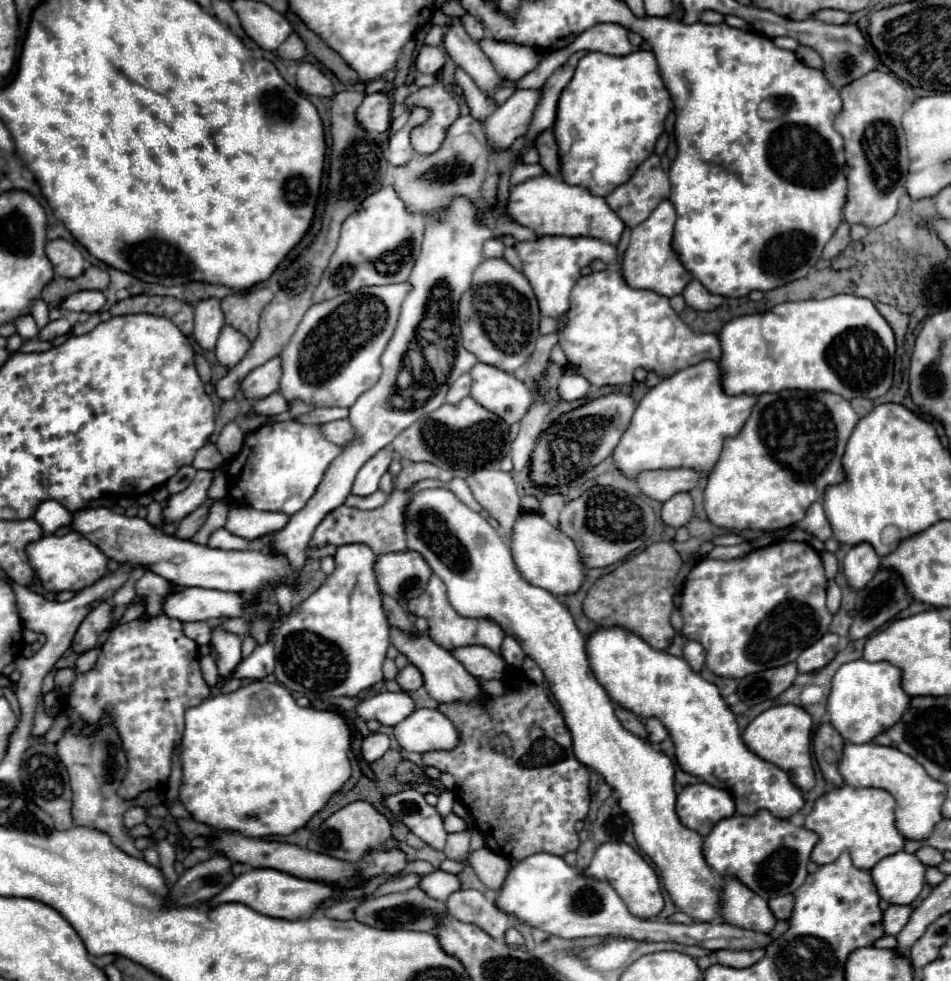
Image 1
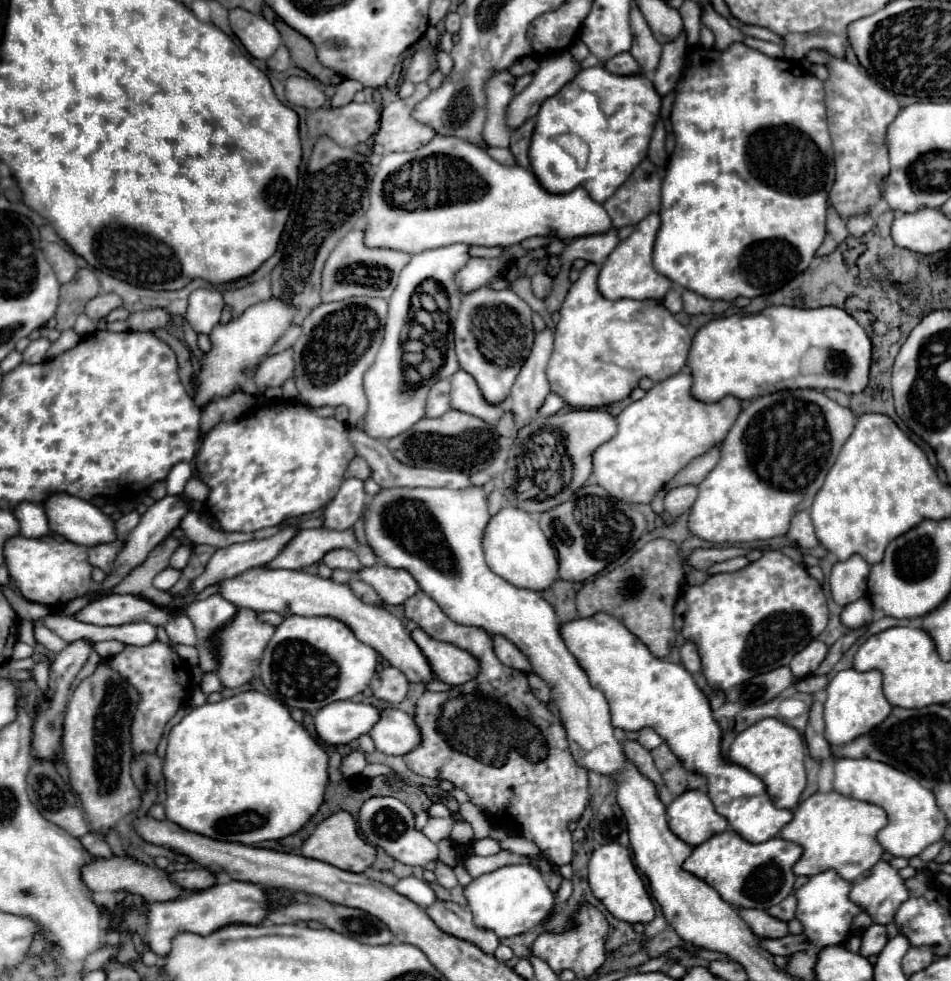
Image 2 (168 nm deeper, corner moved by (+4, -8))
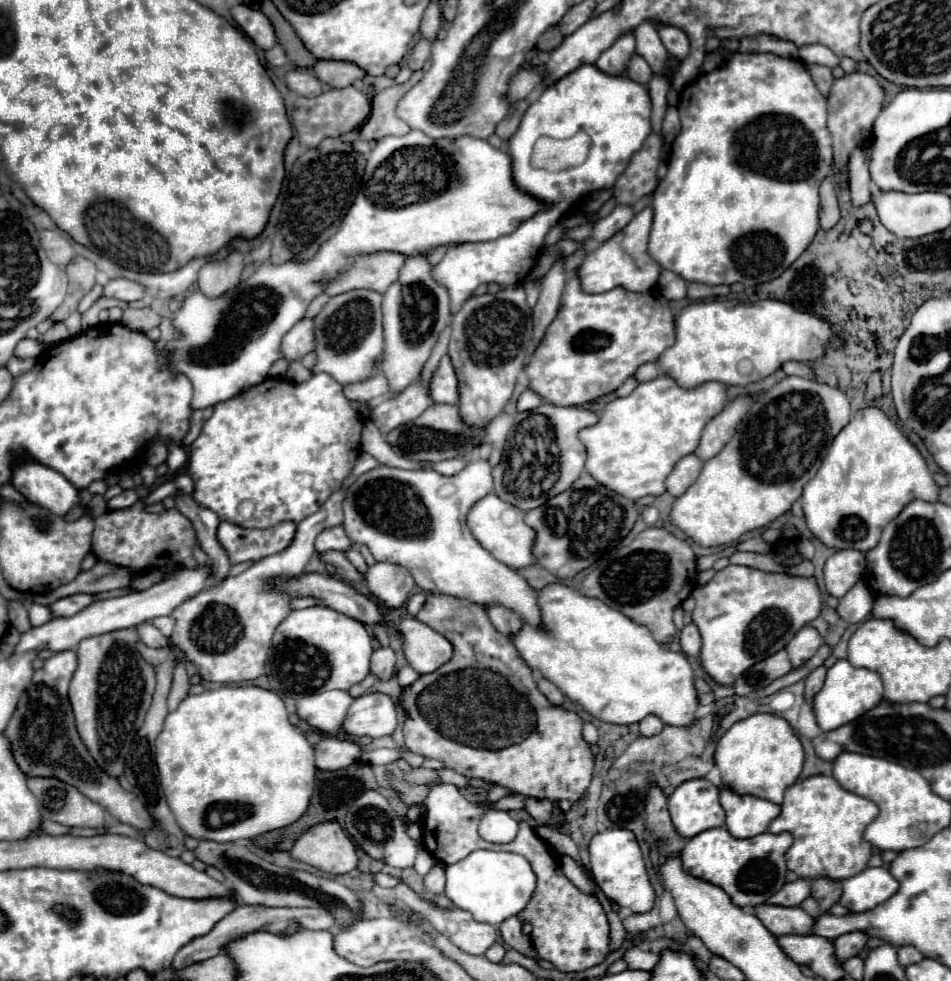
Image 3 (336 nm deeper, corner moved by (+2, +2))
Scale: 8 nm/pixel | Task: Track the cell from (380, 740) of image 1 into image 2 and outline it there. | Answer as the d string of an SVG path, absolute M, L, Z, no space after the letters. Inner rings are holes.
M352 751L350 755L346 755L340 763L340 769L342 769L342 775L344 779L350 779L358 773L362 773L362 769L366 767L366 757L362 751Z

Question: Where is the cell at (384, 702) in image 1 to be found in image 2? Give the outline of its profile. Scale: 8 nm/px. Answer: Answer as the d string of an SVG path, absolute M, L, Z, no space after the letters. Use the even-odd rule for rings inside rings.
M334 701L314 715L318 737L328 745L344 745L368 733L378 721L378 709L368 703Z

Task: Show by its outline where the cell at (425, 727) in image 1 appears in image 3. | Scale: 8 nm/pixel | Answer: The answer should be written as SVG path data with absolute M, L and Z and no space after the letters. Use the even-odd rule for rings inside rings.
M366 693L354 699L344 721L344 731L356 737L388 737L398 727L396 703L384 693Z

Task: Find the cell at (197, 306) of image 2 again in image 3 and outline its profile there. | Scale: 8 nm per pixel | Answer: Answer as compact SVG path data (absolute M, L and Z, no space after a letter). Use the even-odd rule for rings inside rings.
M232 253L220 263L206 263L198 273L196 287L206 297L222 297L228 289L234 289L244 269L244 255Z

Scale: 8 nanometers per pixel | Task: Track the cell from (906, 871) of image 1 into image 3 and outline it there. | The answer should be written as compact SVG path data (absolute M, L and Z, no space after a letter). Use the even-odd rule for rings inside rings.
M866 867L856 877L844 879L840 887L840 903L848 907L852 913L864 913L888 901L888 897L892 897L898 891L900 883L884 867Z

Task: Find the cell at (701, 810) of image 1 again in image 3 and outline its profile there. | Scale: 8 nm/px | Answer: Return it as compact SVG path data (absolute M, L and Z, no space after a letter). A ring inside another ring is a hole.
M706 779L684 781L670 797L668 811L674 829L690 839L706 829L724 825L724 809L718 803L718 787Z

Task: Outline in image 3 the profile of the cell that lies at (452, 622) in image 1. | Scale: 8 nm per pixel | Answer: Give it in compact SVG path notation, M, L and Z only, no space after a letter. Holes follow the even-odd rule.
M430 593L416 619L442 633L454 645L454 657L438 671L422 675L402 693L402 707L406 711L404 739L408 751L426 759L440 759L446 769L468 779L492 781L524 797L550 801L554 809L546 825L560 831L560 825L564 823L560 801L578 801L590 785L594 771L594 755L582 737L582 719L564 707L552 705L538 691L532 669L524 663L512 641L492 627L484 607L464 599Z

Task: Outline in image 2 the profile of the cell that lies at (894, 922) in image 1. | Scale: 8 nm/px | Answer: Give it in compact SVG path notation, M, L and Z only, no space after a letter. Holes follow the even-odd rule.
M874 923L874 925L870 925L870 927L862 933L860 955L862 955L862 957L878 955L884 945L886 945L886 927Z

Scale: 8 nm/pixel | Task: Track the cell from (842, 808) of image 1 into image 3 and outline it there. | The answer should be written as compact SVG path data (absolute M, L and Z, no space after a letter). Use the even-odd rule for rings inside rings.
M814 775L786 789L782 813L770 823L770 833L790 831L794 845L786 853L788 869L802 879L828 875L842 881L860 873L870 857L872 845L864 841L864 829L876 819L878 805L866 797L846 791L834 777Z

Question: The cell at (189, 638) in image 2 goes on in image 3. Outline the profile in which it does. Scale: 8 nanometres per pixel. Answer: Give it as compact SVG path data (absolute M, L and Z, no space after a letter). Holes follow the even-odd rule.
M156 617L156 619L152 619L152 623L162 631L162 635L166 635L166 637L170 637L172 635L172 629L174 629L174 625L176 625L176 621L172 621L172 617Z

